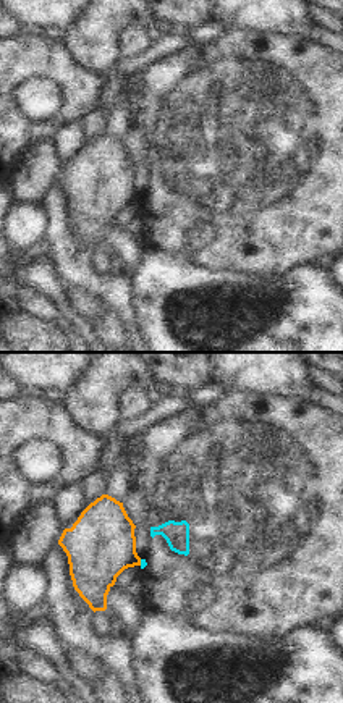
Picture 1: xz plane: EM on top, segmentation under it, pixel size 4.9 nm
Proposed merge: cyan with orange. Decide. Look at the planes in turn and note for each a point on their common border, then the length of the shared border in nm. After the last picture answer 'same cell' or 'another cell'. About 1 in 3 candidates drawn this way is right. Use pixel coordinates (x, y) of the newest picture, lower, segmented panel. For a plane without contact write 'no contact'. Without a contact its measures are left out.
meets cyan at (141, 563); contact 30 nm long

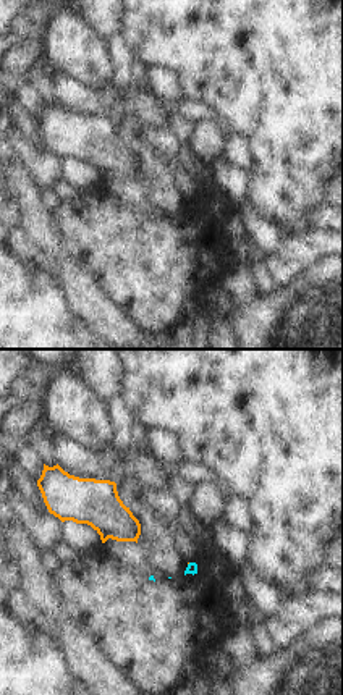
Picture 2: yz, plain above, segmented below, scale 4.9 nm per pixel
no contact

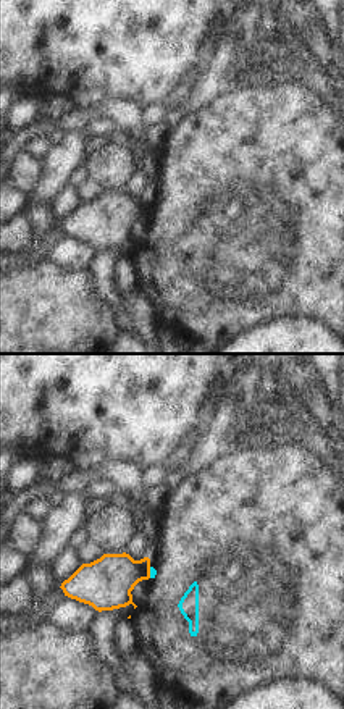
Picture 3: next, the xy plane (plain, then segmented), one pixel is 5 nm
meets cyan at (151, 572); contact 60 nm long

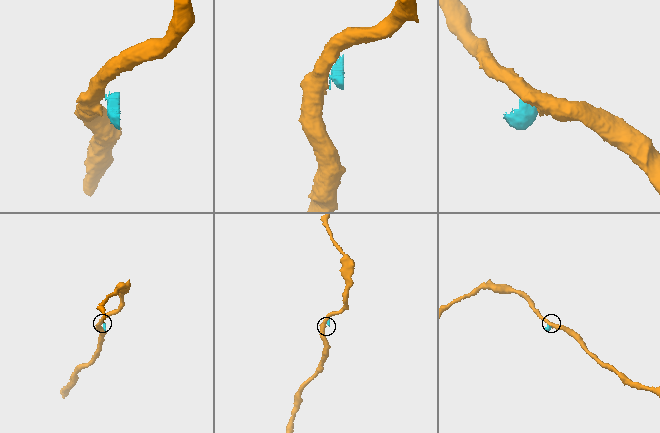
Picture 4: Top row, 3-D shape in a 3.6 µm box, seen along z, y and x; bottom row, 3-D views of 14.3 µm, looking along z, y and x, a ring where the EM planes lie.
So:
another cell

